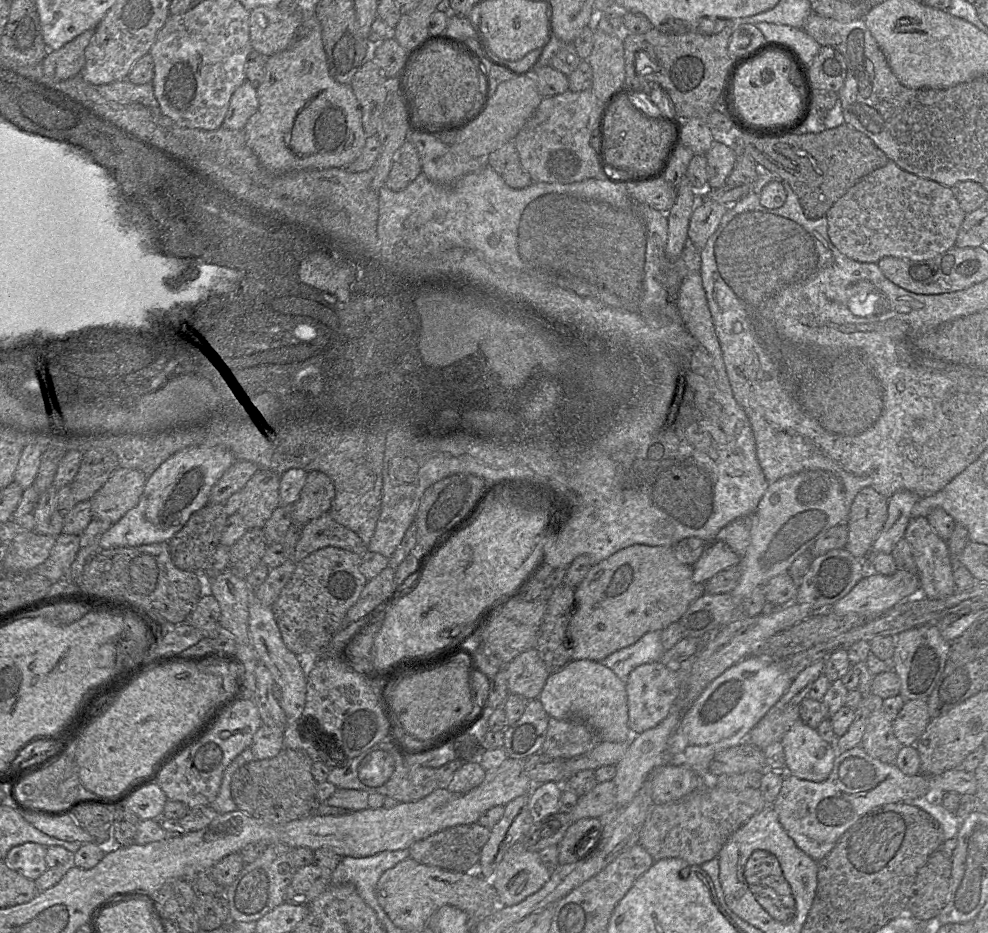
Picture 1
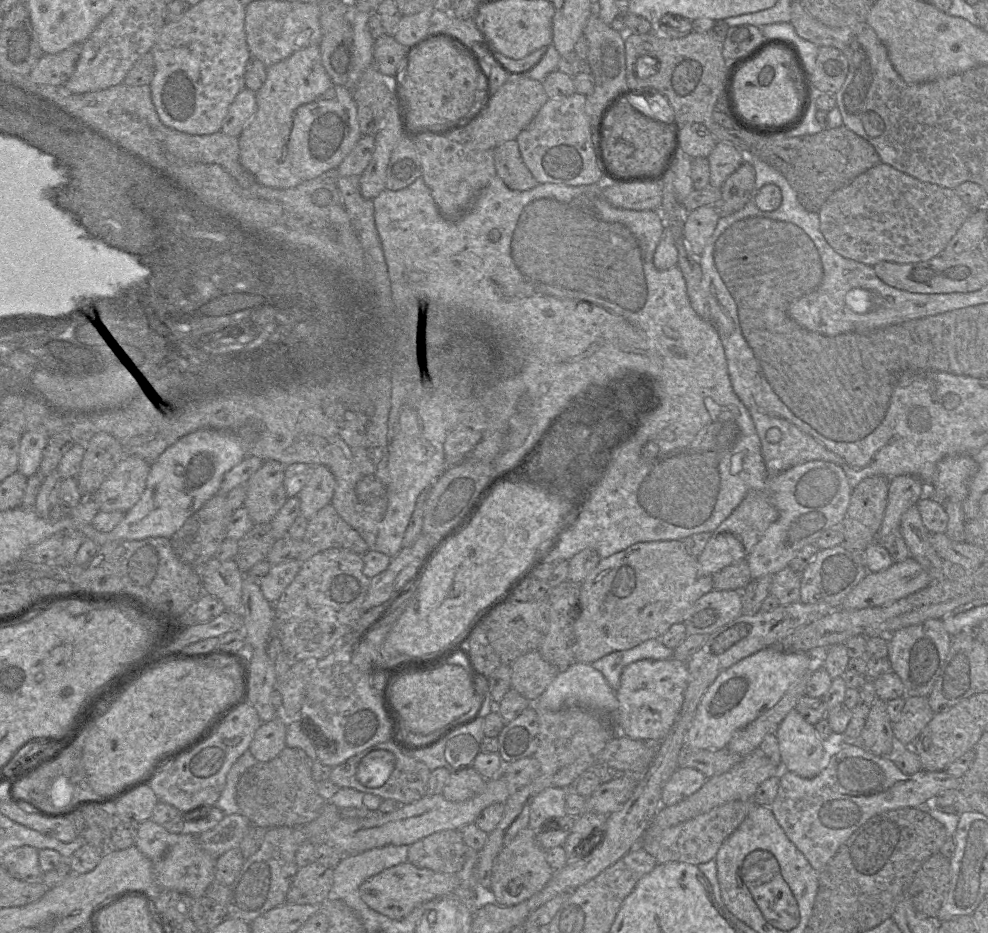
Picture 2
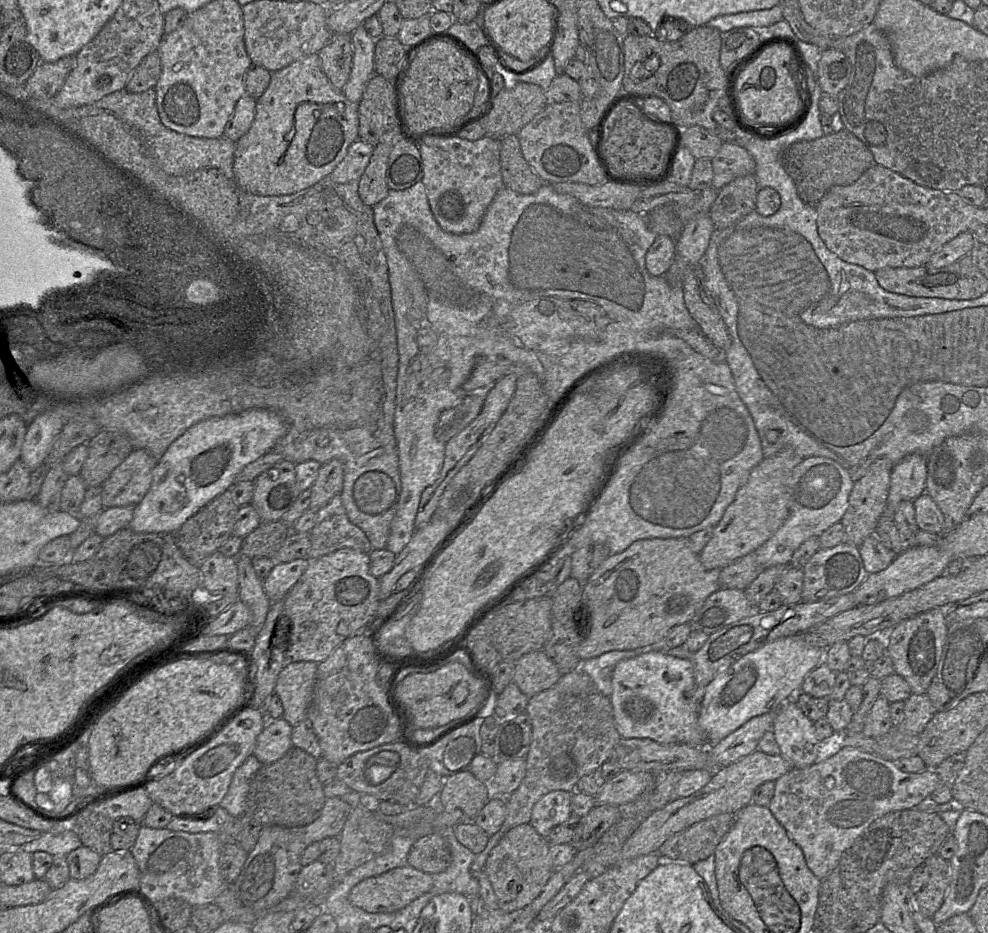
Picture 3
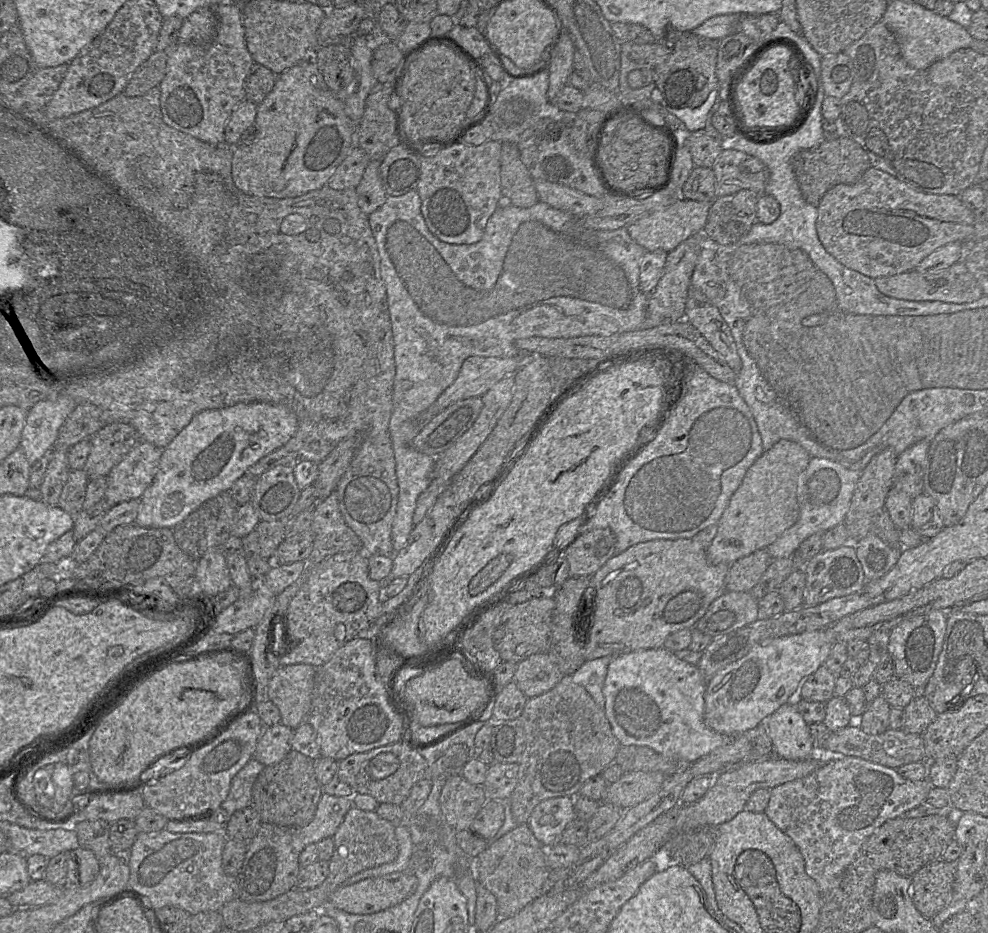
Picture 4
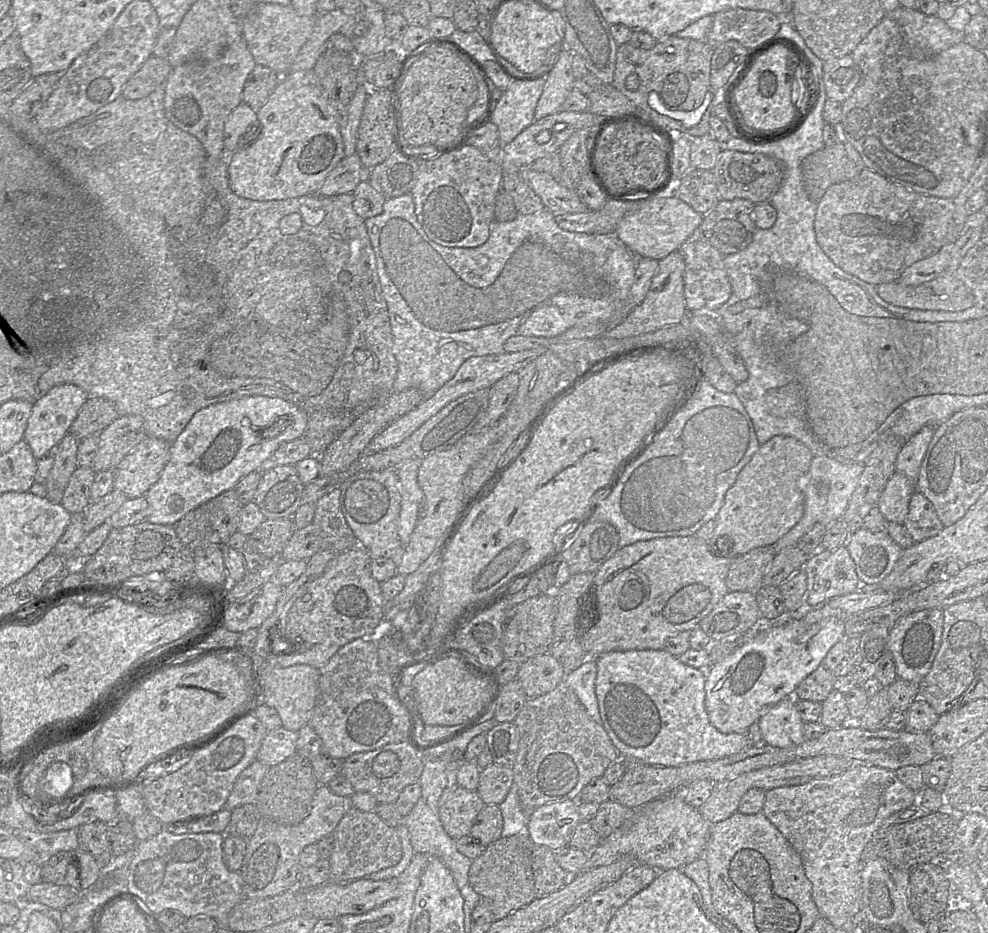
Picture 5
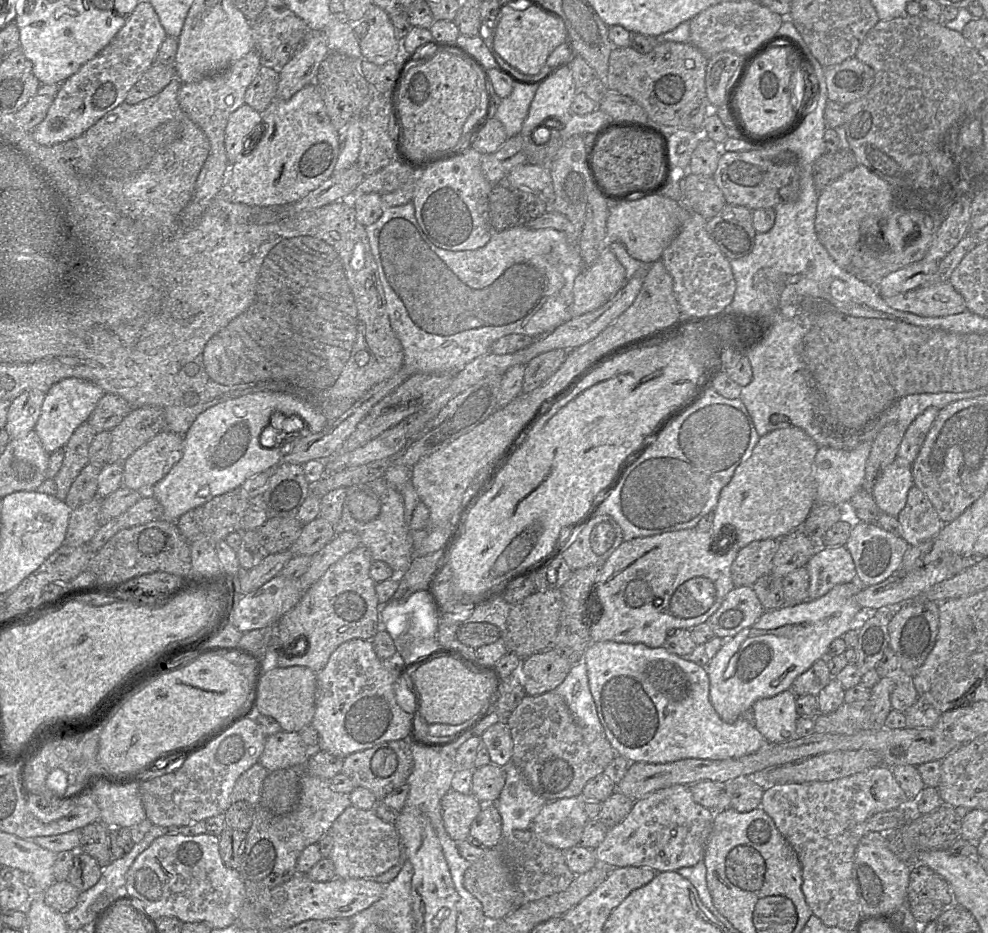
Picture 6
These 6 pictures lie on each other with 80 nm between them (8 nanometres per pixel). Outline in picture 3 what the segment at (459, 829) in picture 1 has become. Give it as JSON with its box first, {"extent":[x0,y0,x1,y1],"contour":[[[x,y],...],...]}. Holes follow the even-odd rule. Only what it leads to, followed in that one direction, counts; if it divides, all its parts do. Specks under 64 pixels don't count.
{"extent":[408,832,452,874],"contour":[[[443,832],[416,840],[408,854],[408,865],[429,874],[445,871],[452,860],[450,845]]]}

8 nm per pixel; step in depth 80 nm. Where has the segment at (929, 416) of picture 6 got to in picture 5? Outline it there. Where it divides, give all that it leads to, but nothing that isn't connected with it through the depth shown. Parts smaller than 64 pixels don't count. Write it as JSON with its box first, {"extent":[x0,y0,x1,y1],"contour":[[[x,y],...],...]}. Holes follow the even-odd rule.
{"extent":[896,426,934,485],"contour":[[[924,426],[911,438],[904,441],[897,455],[896,472],[905,475],[915,485],[934,429],[932,426]]]}

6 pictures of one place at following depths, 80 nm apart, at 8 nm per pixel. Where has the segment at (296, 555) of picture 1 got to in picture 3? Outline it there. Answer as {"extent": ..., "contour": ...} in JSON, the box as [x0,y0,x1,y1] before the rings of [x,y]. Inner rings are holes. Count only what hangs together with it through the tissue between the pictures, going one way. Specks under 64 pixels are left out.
{"extent":[309,495,373,560],"contour":[[[339,495],[334,496],[327,505],[315,513],[315,525],[309,532],[309,540],[309,560],[315,560],[340,549],[354,549],[367,554],[373,550],[365,533],[349,521]]]}

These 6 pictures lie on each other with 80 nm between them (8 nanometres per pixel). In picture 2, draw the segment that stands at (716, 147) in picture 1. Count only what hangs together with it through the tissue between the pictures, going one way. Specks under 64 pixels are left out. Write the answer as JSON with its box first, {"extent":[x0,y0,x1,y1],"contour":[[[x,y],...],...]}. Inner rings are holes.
{"extent":[707,141,746,187],"contour":[[[717,141],[707,159],[709,185],[721,187],[727,177],[746,161],[746,155],[731,143]]]}

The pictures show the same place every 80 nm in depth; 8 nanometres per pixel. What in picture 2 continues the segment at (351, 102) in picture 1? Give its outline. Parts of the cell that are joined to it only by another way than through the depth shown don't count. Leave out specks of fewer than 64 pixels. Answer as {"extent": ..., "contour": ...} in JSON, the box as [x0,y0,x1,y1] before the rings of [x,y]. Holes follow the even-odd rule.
{"extent":[239,46,363,189],"contour":[[[319,46],[299,50],[267,67],[266,79],[255,92],[256,113],[239,138],[240,162],[256,180],[270,188],[287,189],[337,168],[363,136],[352,90],[334,84],[326,73]]]}

